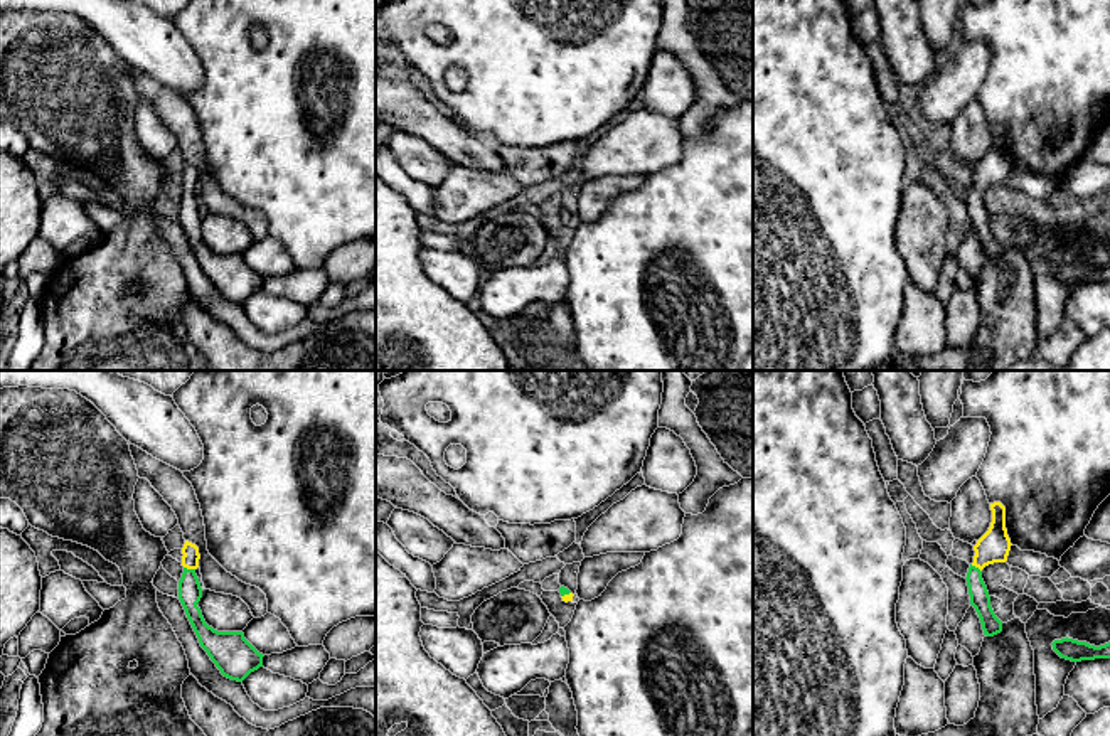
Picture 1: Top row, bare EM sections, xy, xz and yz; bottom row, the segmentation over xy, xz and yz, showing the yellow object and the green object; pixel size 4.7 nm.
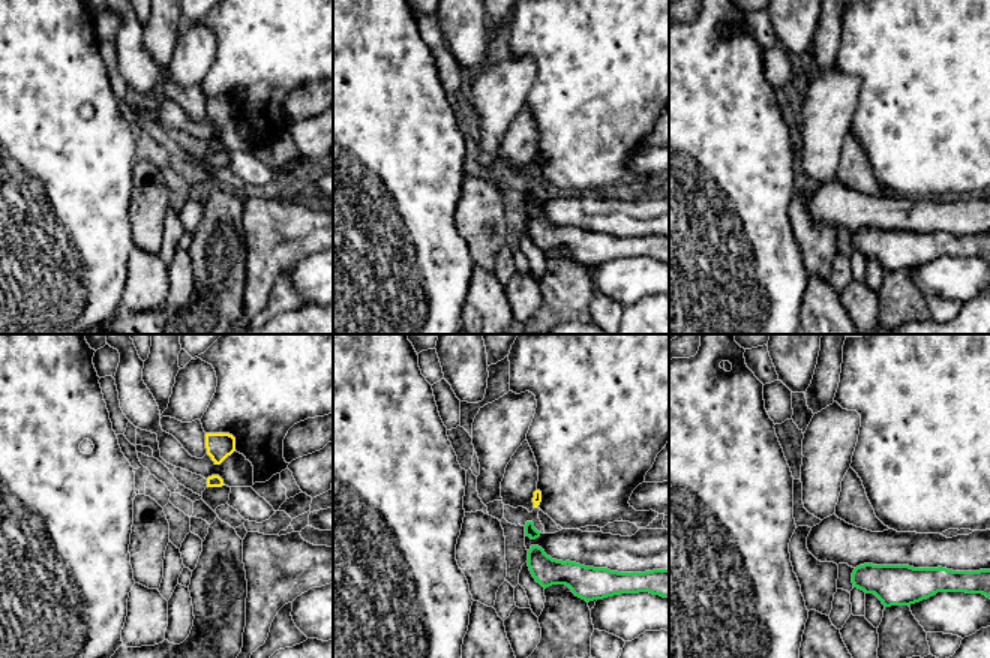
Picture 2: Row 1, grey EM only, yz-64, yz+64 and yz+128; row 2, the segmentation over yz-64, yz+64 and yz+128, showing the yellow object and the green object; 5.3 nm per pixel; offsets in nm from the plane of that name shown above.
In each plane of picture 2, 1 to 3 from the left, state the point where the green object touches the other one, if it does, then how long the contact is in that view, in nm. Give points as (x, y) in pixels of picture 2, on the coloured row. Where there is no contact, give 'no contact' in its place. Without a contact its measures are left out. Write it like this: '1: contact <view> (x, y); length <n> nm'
1: no contact
2: no contact
3: no contact

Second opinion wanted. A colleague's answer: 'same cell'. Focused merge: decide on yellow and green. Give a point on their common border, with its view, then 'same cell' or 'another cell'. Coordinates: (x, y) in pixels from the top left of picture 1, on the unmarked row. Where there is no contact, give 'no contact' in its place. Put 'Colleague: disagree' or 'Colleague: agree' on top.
Colleague: agree
meets yellow in xy at (189, 191); same cell

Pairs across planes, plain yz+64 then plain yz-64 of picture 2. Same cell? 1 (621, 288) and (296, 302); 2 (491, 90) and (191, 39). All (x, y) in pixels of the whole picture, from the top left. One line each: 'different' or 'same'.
1: different
2: same

